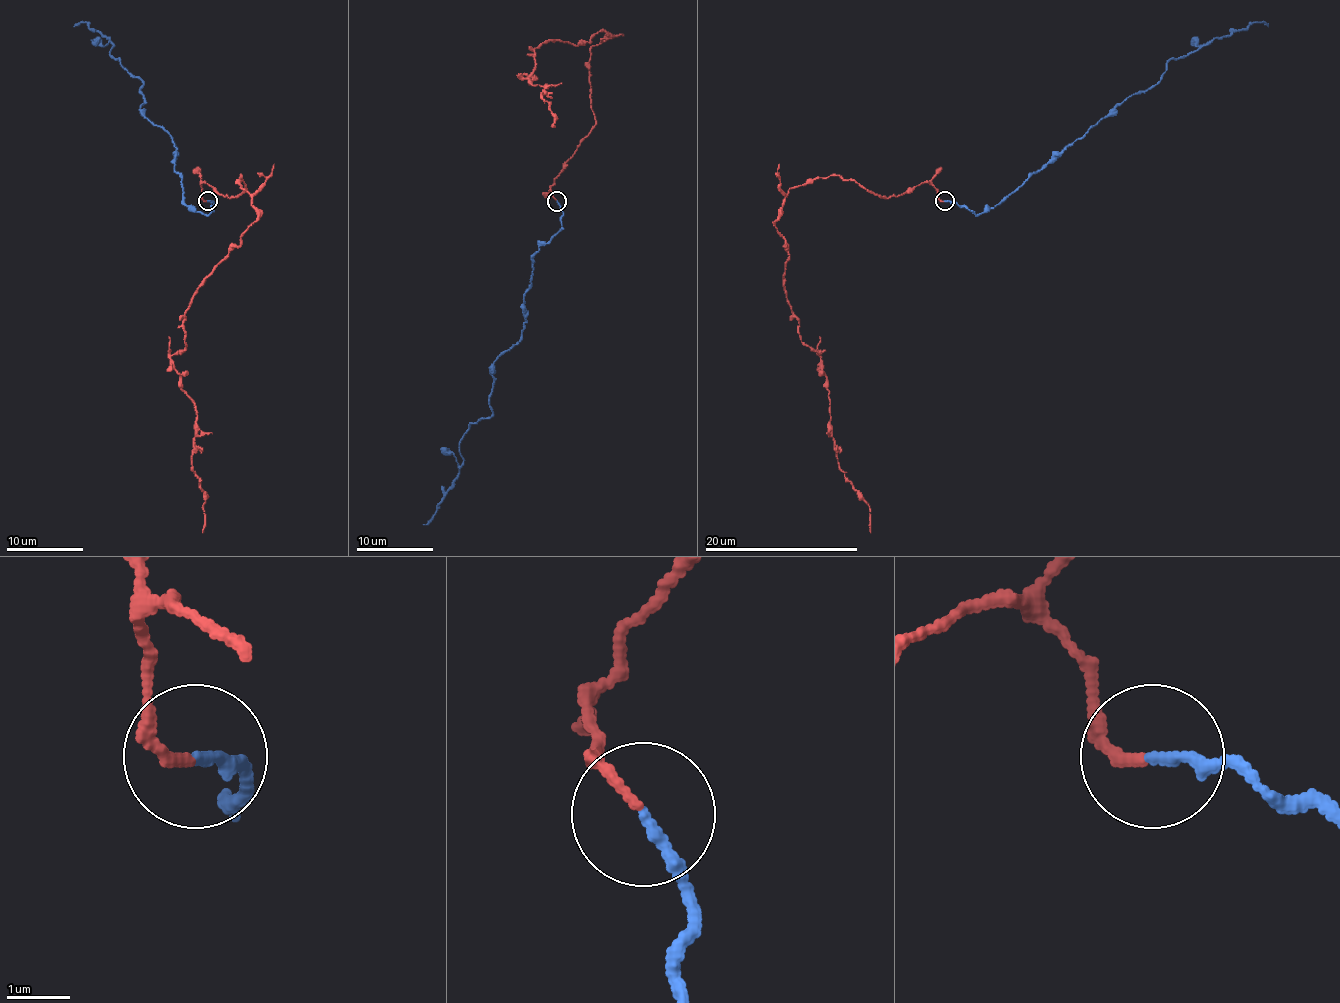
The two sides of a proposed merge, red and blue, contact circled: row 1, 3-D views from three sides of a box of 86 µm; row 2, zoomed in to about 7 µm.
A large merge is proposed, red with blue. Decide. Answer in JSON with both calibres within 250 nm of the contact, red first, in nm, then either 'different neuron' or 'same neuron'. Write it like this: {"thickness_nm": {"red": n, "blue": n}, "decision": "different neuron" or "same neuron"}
{"thickness_nm": {"red": 160, "blue": 180}, "decision": "different neuron"}

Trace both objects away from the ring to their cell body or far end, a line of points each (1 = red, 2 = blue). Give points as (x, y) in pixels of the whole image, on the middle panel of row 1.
1: (557, 200), (553, 183), (596, 123), (590, 50), (603, 31), (532, 54), (521, 77), (546, 87), (551, 127)
2: (557, 200), (561, 227), (532, 258), (523, 337), (490, 374), (492, 414), (469, 428), (459, 476), (422, 524)

